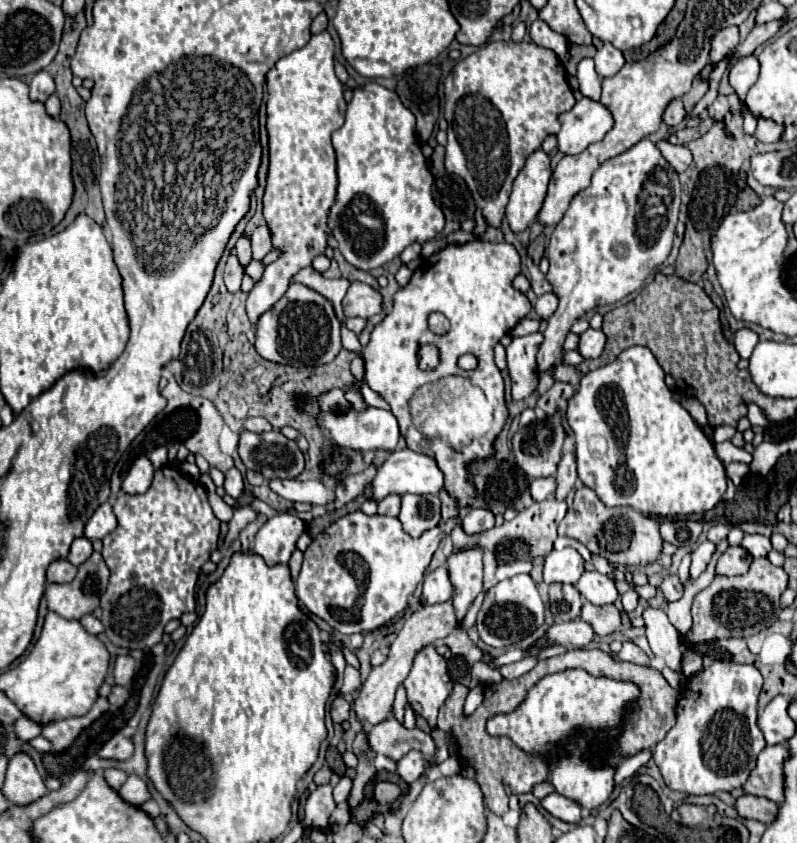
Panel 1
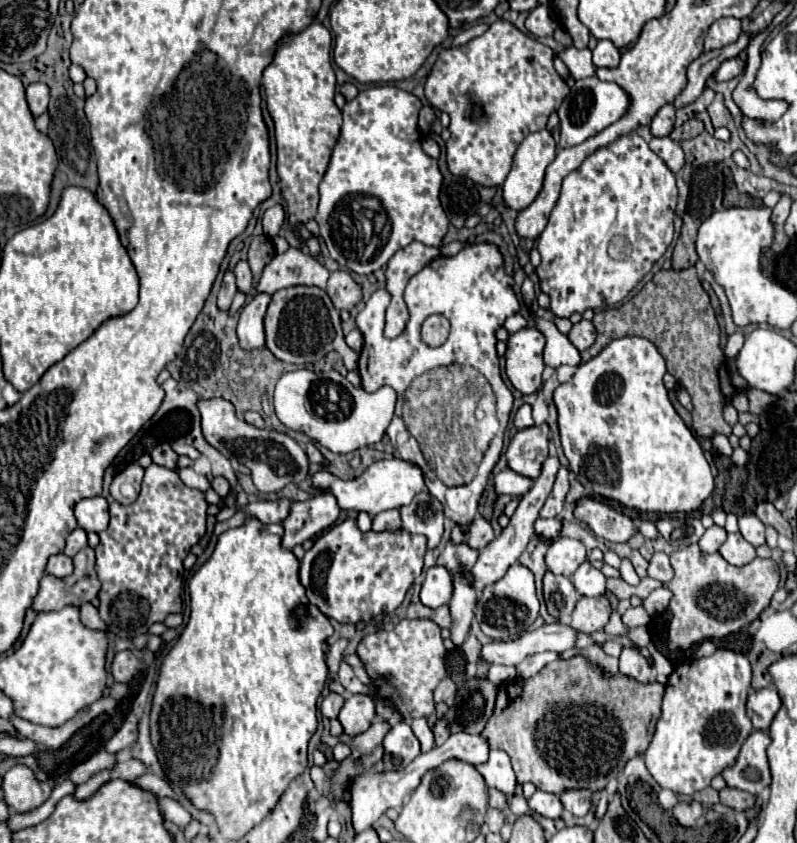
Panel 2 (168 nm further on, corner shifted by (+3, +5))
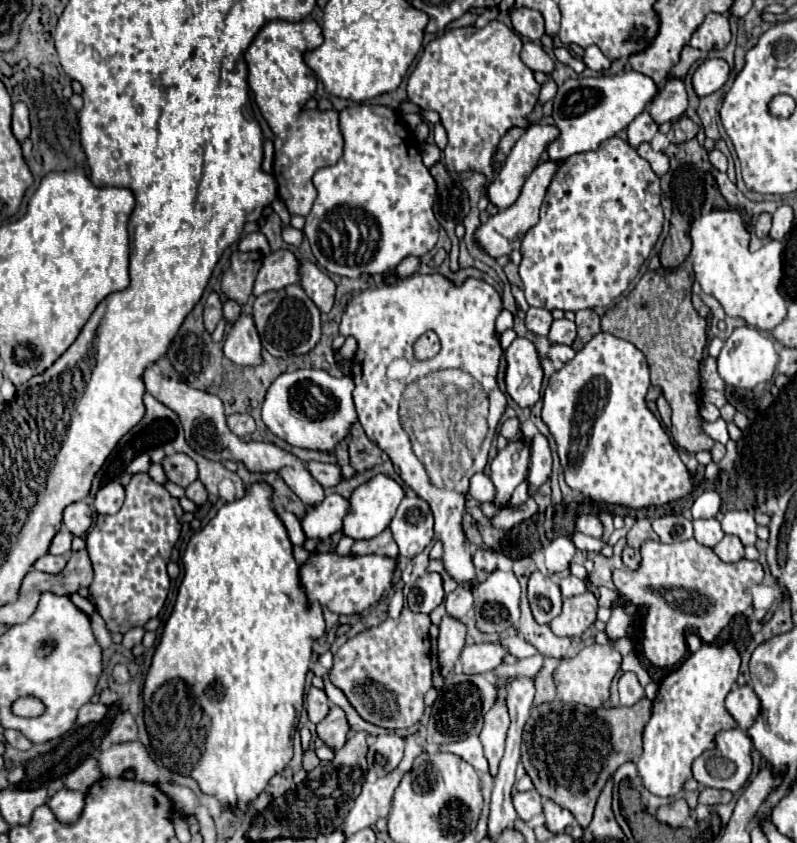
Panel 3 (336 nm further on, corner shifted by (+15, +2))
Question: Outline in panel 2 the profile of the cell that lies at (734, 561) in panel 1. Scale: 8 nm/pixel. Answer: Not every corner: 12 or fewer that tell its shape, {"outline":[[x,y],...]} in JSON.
{"outline":[[732,533],[718,553],[730,565],[746,565],[756,549],[740,535]]}

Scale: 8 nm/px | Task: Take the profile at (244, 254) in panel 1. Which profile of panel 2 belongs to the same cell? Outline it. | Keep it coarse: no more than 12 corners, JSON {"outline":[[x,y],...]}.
{"outline":[[238,261],[234,267],[238,289],[252,291],[252,271],[248,261]]}

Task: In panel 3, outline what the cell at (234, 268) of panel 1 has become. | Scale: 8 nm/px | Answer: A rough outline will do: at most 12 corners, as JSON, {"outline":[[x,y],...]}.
{"outline":[[212,292],[204,306],[204,326],[210,334],[222,318],[220,296]]}

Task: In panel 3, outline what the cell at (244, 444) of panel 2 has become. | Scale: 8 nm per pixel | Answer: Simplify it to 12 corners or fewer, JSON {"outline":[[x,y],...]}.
{"outline":[[152,364],[146,392],[174,410],[192,450],[208,460],[276,470],[308,506],[324,488],[294,454],[246,442],[226,426],[218,396]]}

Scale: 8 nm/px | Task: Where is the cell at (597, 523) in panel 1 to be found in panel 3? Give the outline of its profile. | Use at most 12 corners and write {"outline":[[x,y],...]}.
{"outline":[[594,514],[576,518],[576,532],[602,538],[602,524]]}

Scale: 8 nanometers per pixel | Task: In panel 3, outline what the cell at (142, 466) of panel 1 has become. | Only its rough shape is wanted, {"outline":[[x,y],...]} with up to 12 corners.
{"outline":[[120,482],[102,486],[94,498],[98,514],[116,514],[124,502]]}

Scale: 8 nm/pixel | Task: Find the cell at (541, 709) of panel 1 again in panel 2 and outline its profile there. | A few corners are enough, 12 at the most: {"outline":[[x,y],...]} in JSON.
{"outline":[[562,791],[560,801],[582,817],[592,807],[592,791]]}

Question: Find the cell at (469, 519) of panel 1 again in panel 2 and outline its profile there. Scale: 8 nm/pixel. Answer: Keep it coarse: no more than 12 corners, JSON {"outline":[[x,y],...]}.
{"outline":[[482,515],[472,521],[468,531],[454,525],[452,541],[482,549],[494,539],[490,521]]}

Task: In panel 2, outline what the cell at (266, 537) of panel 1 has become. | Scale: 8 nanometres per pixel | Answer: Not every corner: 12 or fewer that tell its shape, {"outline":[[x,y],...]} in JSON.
{"outline":[[328,493],[292,503],[282,547],[326,531],[340,507]]}

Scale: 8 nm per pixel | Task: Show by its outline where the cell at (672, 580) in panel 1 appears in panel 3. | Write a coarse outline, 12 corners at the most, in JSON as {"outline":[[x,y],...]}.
{"outline":[[626,546],[622,562],[628,568],[638,568],[640,552]]}

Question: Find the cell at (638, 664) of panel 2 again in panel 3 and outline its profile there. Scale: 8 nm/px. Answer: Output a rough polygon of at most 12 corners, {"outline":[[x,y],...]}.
{"outline":[[632,672],[622,674],[618,692],[622,706],[644,698],[644,688]]}

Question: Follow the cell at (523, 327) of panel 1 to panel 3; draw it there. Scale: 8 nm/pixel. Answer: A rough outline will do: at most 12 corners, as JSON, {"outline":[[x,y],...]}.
{"outline":[[502,310],[496,318],[496,332],[514,326],[512,314]]}

